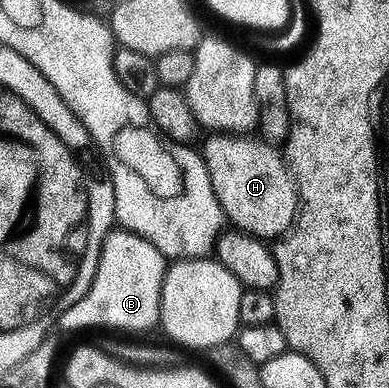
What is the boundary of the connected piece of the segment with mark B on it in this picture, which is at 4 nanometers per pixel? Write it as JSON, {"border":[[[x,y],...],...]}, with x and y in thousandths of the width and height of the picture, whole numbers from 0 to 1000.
{"border":[[[288,588],[270,608],[249,696],[219,763],[172,791],[147,830],[172,851],[213,851],[221,840],[278,840],[285,851],[388,851],[411,838],[409,786],[416,727],[432,678],[419,652],[383,619],[337,593]]]}

